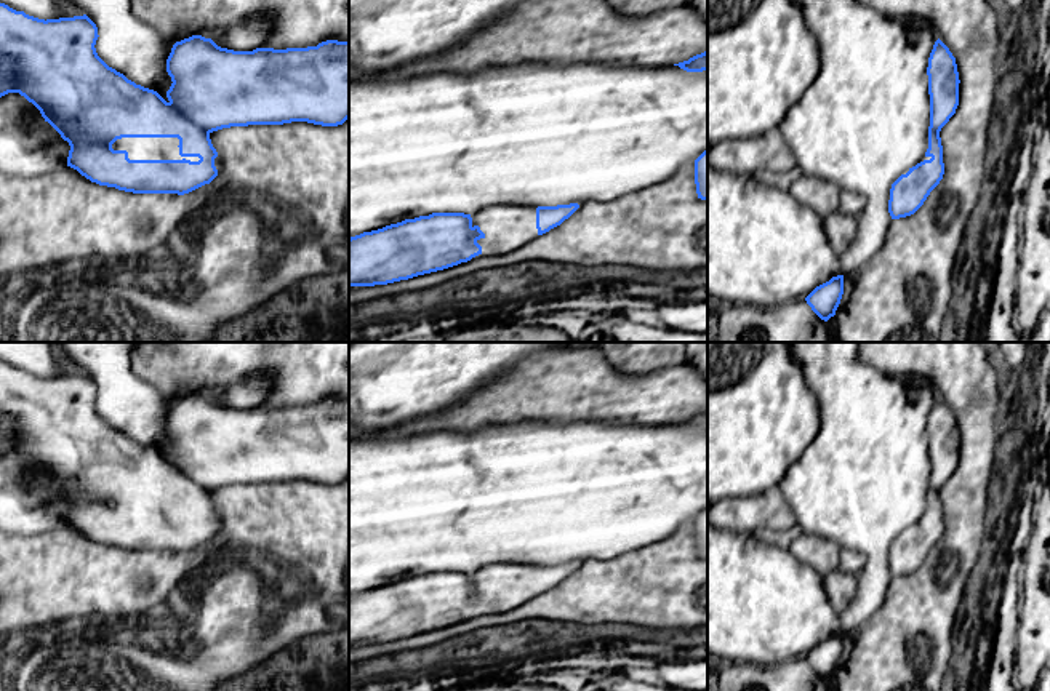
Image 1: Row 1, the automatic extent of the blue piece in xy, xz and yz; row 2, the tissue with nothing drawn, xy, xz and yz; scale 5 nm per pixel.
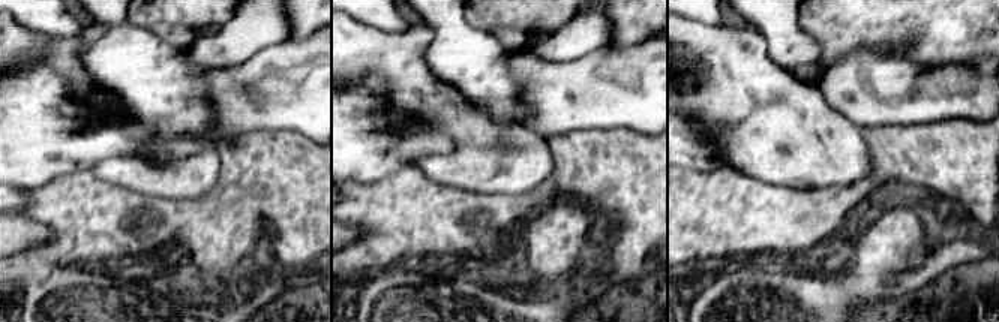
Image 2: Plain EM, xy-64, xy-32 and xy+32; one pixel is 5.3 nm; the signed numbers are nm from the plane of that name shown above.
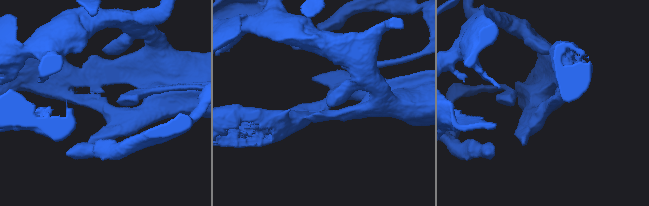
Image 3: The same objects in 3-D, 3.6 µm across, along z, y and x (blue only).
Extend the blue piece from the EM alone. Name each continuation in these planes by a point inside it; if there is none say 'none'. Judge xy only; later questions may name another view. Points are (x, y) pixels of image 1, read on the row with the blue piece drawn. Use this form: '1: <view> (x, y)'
1: xy (138, 147)

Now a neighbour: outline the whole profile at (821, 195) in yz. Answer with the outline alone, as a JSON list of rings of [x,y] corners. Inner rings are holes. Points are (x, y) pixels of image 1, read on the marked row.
[[[800,174],[788,190],[823,218],[839,210],[842,190],[826,179]]]

